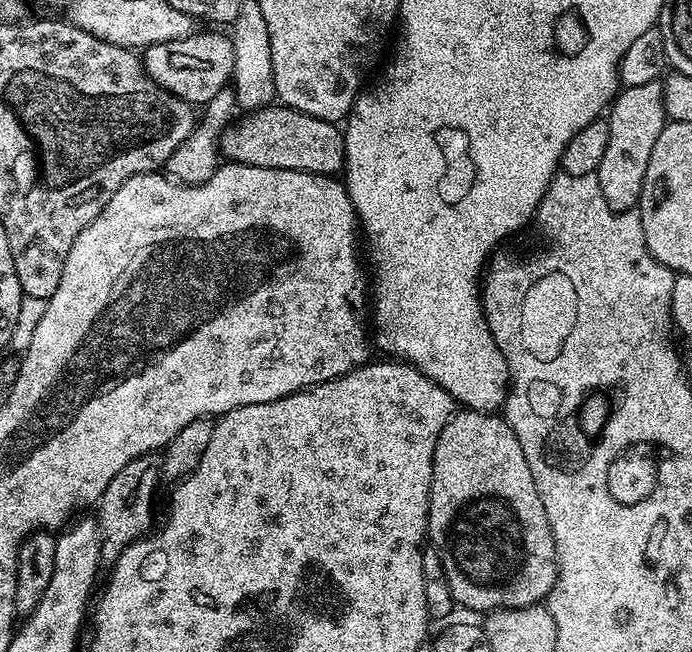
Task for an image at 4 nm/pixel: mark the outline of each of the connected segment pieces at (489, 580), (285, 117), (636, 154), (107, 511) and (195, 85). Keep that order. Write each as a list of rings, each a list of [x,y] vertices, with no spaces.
[[[457,411],[446,422],[442,434],[438,438],[438,446],[434,446],[434,466],[432,467],[432,493],[428,499],[428,534],[431,547],[435,548],[444,567],[444,576],[450,586],[450,594],[457,605],[469,608],[472,612],[487,614],[498,608],[525,608],[531,604],[540,604],[550,594],[556,581],[556,547],[554,534],[550,530],[550,522],[546,518],[546,510],[542,506],[542,498],[538,498],[538,490],[534,486],[534,474],[530,474],[530,466],[526,462],[526,454],[522,454],[522,446],[518,446],[518,438],[503,415],[490,412]]]
[[[279,102],[249,111],[229,124],[220,135],[218,148],[225,161],[258,166],[261,170],[281,168],[336,176],[344,167],[343,131],[331,120],[302,114]]]
[[[660,80],[624,88],[607,109],[610,142],[606,146],[606,154],[602,154],[596,177],[598,186],[602,186],[602,198],[606,198],[615,212],[633,211],[640,203],[646,166],[650,166],[650,153],[654,151],[654,142],[658,142],[658,134],[662,134],[666,123],[663,89]]]
[[[147,452],[126,462],[126,466],[110,478],[110,486],[106,486],[98,501],[100,513],[94,516],[100,530],[100,555],[105,561],[116,561],[126,546],[141,539],[153,527],[152,499],[156,496],[156,487],[162,484],[162,474],[163,455]]]
[[[197,30],[193,36],[178,38],[170,42],[158,42],[143,49],[142,59],[149,78],[170,94],[180,96],[187,104],[203,106],[218,94],[218,90],[229,87],[234,70],[234,46],[231,35],[220,30]]]

